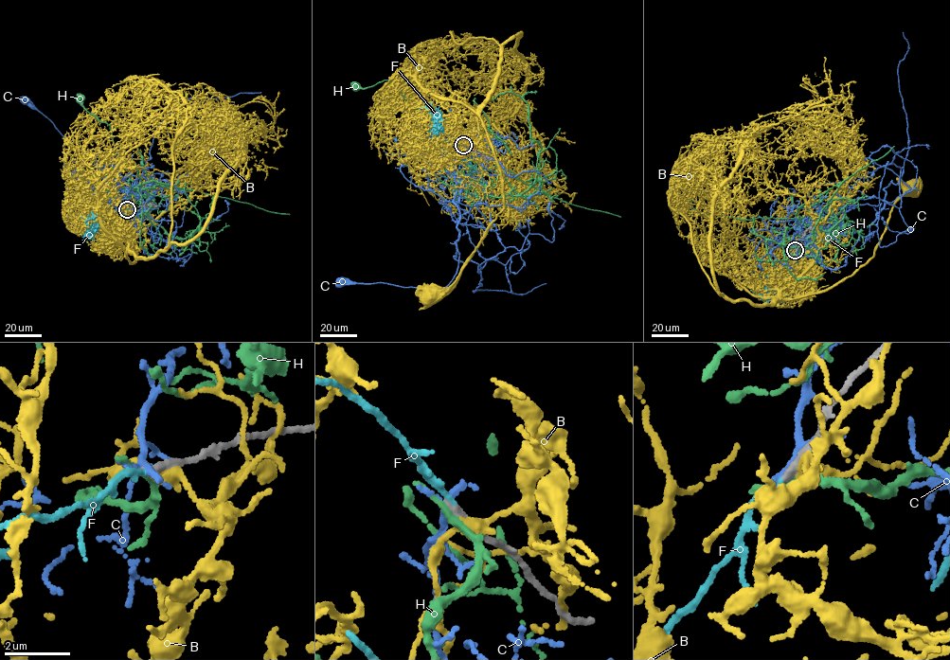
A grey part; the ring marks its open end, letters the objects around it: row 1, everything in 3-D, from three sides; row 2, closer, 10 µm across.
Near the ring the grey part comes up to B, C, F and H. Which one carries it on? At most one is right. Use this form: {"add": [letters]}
{"add": ["F"]}

